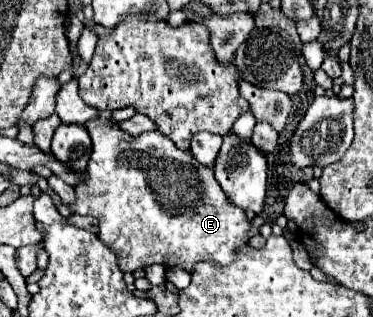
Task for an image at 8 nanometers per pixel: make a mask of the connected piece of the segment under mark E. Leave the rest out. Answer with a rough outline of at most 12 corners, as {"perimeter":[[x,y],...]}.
{"perimeter":[[108,113],[68,209],[124,273],[230,265],[252,225],[214,171]]}

